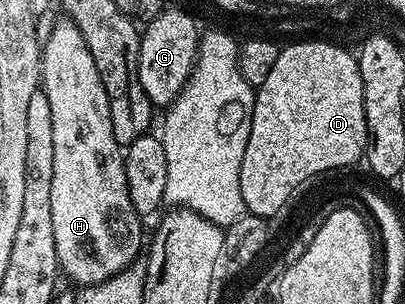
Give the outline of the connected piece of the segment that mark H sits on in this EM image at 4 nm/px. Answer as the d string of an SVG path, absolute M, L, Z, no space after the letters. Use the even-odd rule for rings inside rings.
M61 19L52 30L42 45L42 56L40 58L40 79L42 92L46 99L50 99L50 124L54 127L54 180L50 183L50 215L54 222L54 243L56 244L56 259L58 269L76 284L76 287L87 287L90 285L101 285L114 275L123 273L125 269L133 264L136 256L141 256L142 246L146 237L140 234L142 219L134 211L134 203L130 203L130 191L126 187L126 167L124 166L125 150L114 139L114 127L110 119L110 103L106 95L106 87L102 83L102 75L98 75L98 63L94 63L94 55L90 55L90 47L86 47L86 39L82 39L82 31L74 22Z

